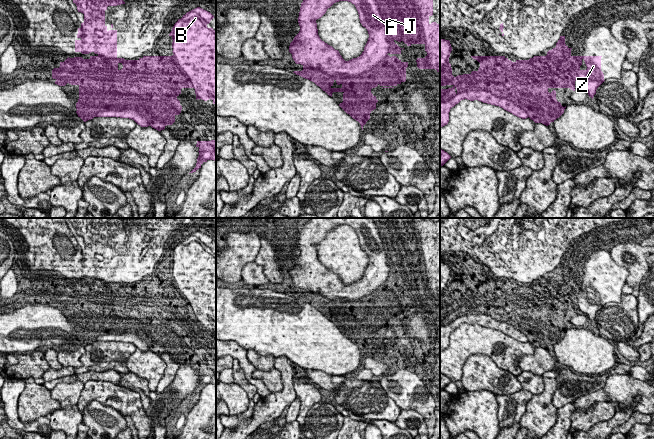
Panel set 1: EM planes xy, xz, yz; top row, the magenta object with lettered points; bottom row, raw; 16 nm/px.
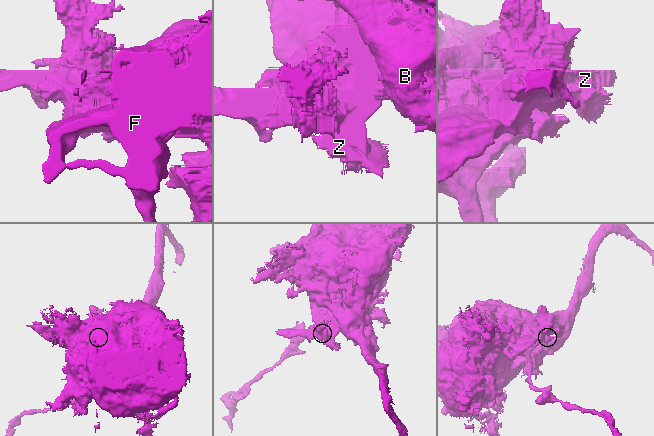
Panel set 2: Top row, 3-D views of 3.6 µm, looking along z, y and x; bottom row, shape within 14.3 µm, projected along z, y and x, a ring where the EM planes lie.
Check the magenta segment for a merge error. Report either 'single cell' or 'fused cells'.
fused cells

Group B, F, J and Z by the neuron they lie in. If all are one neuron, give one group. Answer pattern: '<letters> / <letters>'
B J Z / F

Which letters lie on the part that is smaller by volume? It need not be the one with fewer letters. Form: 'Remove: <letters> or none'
Remove: F

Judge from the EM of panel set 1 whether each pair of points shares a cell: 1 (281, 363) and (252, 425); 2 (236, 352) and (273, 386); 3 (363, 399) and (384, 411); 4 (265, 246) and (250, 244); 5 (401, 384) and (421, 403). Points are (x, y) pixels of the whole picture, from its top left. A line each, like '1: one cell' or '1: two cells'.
1: one cell
2: two cells
3: one cell
4: two cells
5: one cell

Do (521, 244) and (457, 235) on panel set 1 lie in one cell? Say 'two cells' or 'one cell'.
one cell

